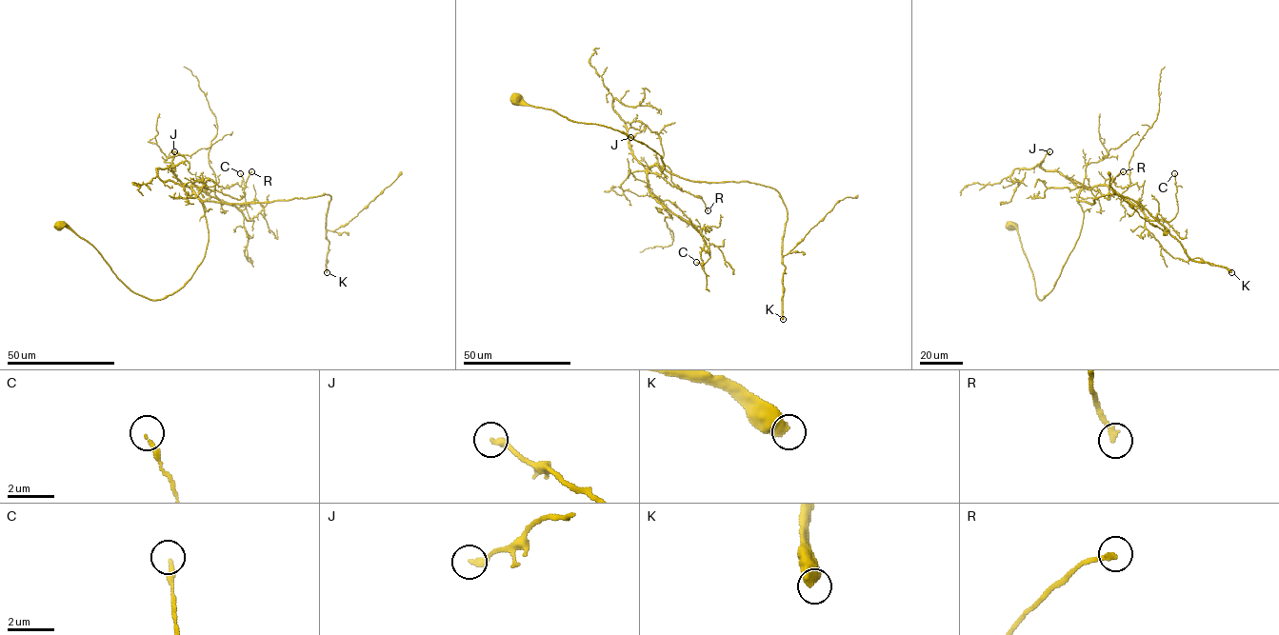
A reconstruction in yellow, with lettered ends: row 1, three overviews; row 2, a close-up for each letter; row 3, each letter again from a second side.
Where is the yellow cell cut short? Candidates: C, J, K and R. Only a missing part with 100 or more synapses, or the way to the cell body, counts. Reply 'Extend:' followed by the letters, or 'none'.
Extend: K

